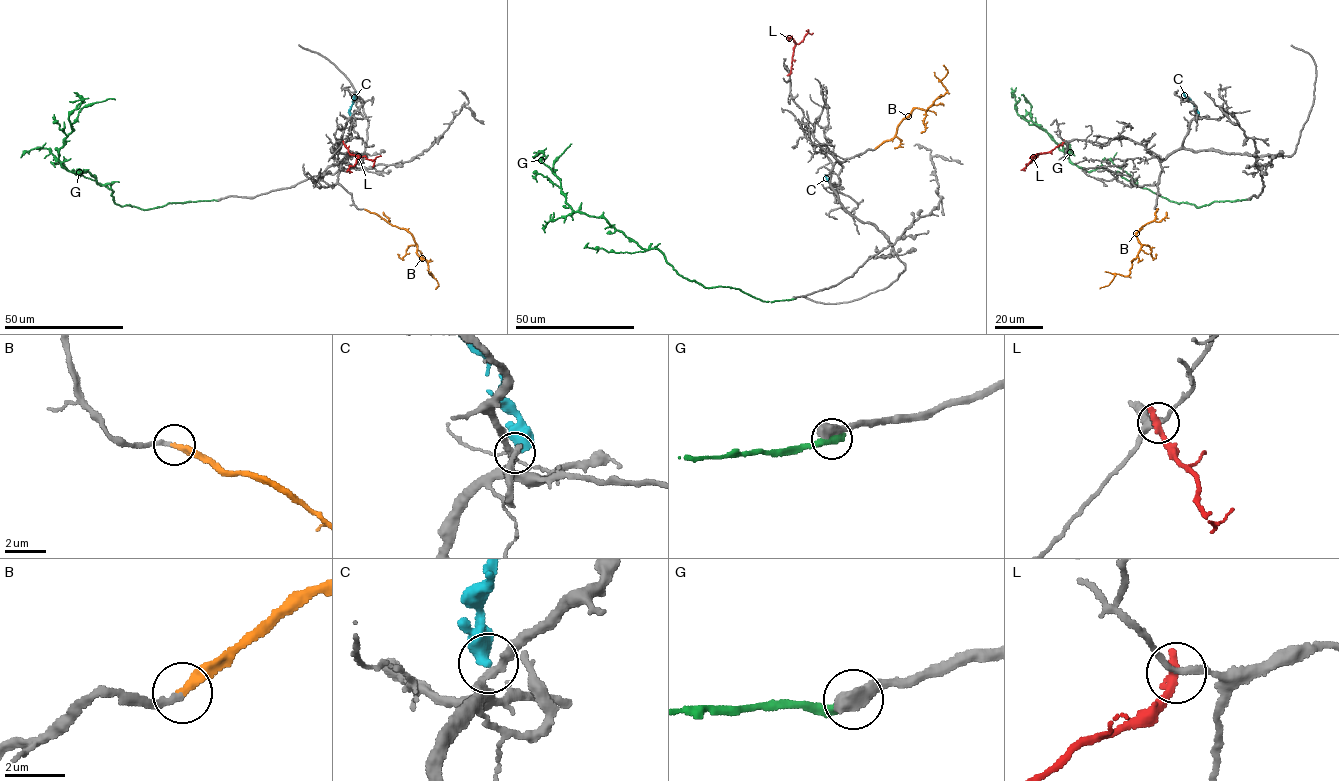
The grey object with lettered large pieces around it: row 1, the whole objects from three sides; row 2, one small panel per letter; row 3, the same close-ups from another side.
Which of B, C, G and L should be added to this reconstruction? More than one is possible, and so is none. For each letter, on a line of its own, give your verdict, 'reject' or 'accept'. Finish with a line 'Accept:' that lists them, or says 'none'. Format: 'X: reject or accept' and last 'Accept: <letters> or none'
B: accept
C: reject
G: reject
L: reject
Accept: B

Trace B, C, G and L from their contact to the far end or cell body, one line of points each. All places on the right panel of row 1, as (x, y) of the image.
B: (1157, 208), (1154, 219), (1137, 231), (1141, 249), (1130, 273), (1116, 274), (1100, 288)
C: (1197, 115), (1195, 106), (1183, 91)
G: (1250, 199), (1196, 207), (1170, 201), (1104, 168), (1087, 171), (1072, 163), (1032, 121), (1031, 107), (1021, 95)
L: (1063, 141), (1049, 151), (1036, 155)

